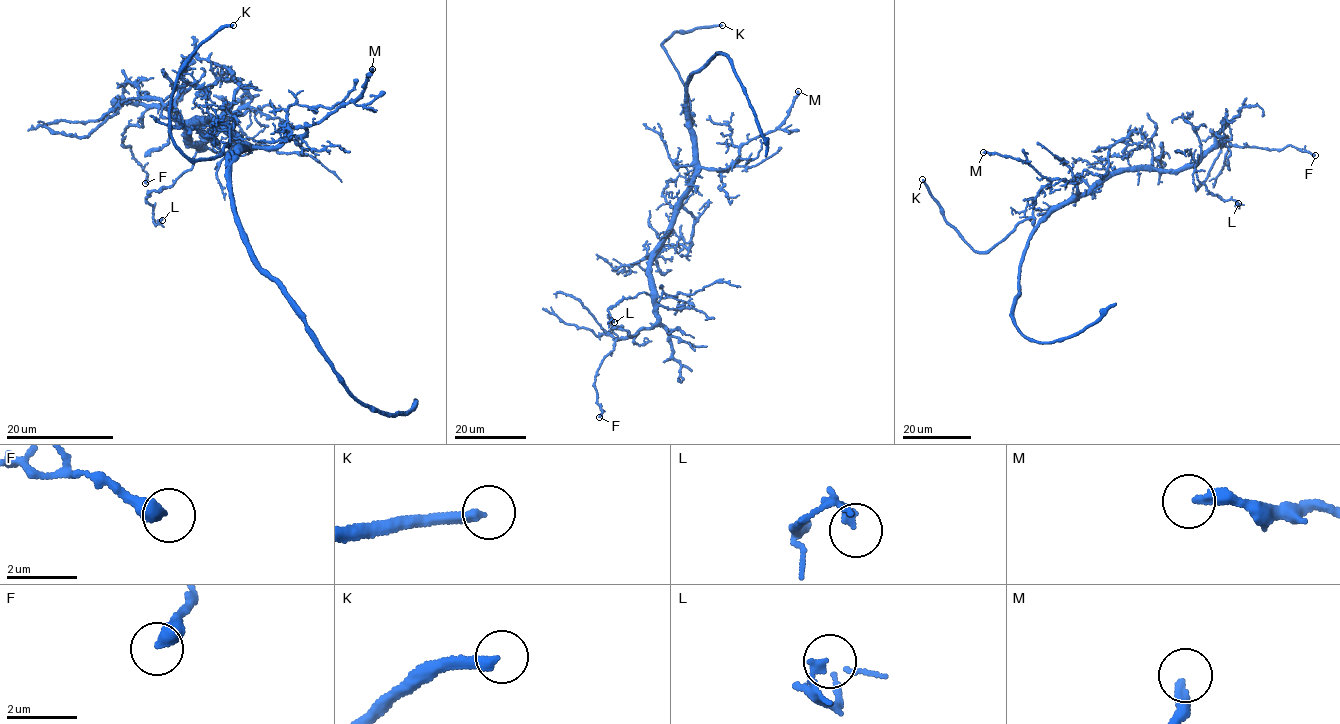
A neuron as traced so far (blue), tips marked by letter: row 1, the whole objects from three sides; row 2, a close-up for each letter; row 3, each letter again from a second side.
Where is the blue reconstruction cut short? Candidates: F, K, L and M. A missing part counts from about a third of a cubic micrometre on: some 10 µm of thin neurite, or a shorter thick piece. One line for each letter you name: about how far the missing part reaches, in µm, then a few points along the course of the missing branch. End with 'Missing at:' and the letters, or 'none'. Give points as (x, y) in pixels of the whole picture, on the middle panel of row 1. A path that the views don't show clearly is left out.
K: missing 50 µm
Missing at: K

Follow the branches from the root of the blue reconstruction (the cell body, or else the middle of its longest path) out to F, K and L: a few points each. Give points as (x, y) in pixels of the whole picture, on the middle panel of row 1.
F: (695, 155), (696, 173), (668, 233), (652, 253), (656, 322), (615, 341), (604, 358), (594, 382), (599, 417)
K: (695, 155), (686, 87), (662, 46), (675, 32), (683, 33), (699, 27), (722, 25)
L: (695, 155), (696, 173), (668, 233), (652, 253), (651, 293), (618, 301), (609, 309), (608, 322), (614, 322)

